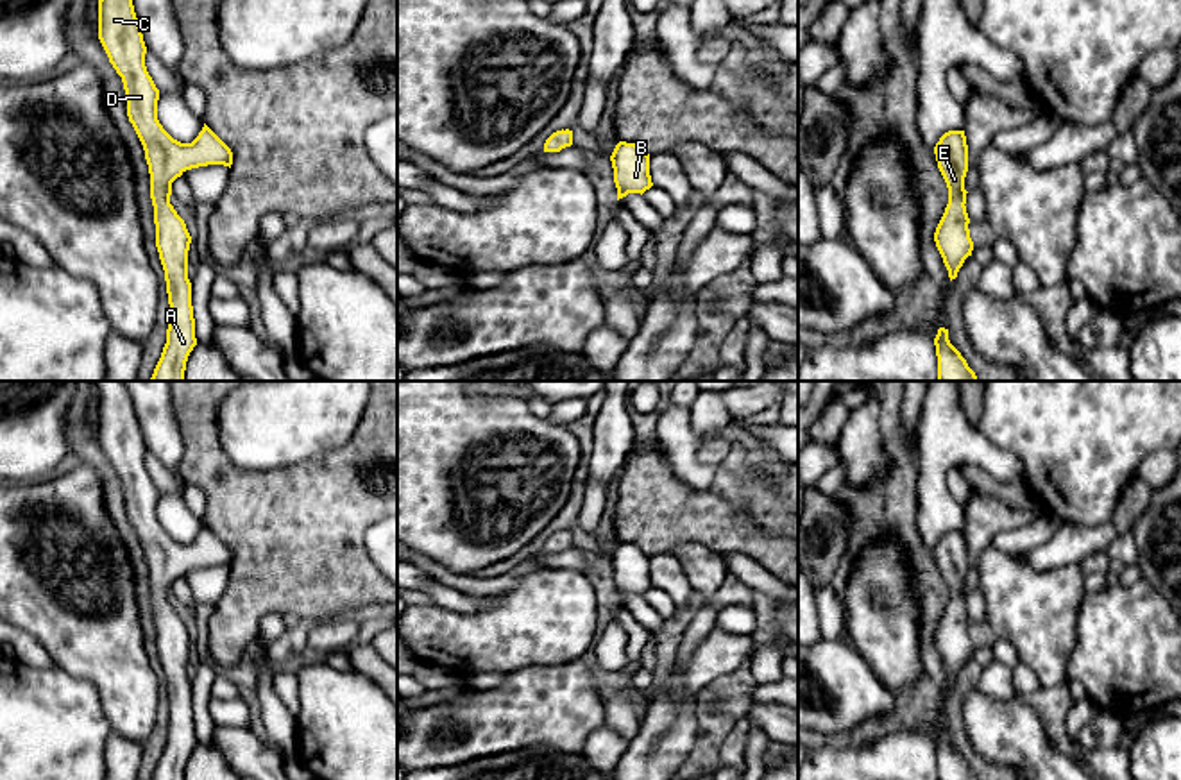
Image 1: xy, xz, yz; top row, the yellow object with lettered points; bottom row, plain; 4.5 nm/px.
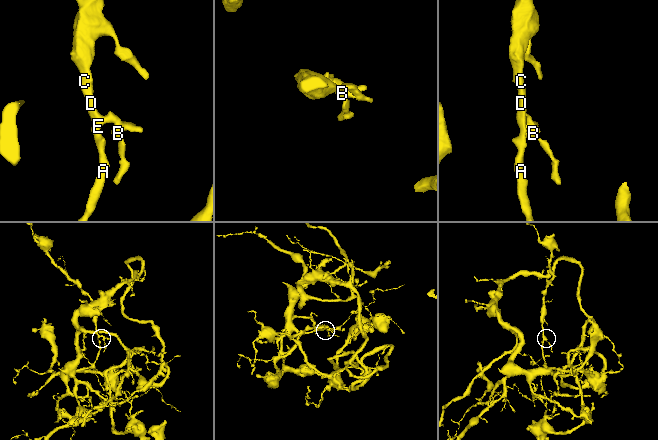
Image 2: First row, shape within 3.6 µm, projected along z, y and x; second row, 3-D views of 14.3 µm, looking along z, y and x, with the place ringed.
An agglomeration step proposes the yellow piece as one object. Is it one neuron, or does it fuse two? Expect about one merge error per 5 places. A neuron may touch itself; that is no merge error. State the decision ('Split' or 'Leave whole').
Leave whole

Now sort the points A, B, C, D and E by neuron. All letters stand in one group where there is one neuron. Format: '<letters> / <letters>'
A B C D E

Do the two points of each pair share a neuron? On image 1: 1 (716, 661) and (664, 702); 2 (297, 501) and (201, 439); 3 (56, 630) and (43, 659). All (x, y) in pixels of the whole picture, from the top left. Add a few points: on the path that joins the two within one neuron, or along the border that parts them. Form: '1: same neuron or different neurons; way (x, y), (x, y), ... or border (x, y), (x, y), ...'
1: same neuron; way (702, 668), (689, 680), (679, 680), (671, 687)
2: same neuron; way (271, 501), (253, 501), (217, 466)
3: different neurons; border (18, 627), (29, 632), (54, 662)

